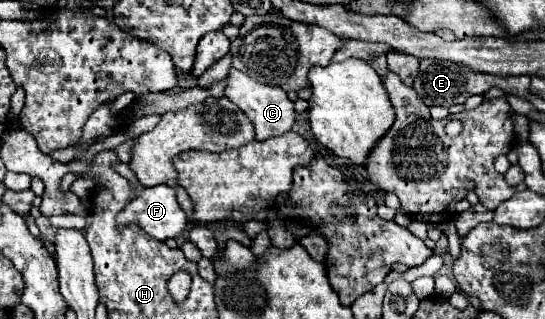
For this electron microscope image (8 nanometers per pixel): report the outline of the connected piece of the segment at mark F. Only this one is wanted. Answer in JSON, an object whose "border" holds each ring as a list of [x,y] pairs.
{"border":[[[168,185],[142,189],[142,193],[136,195],[122,213],[118,213],[116,227],[122,229],[122,225],[130,225],[130,219],[158,241],[180,235],[188,225],[188,217],[176,201],[176,191]]]}

